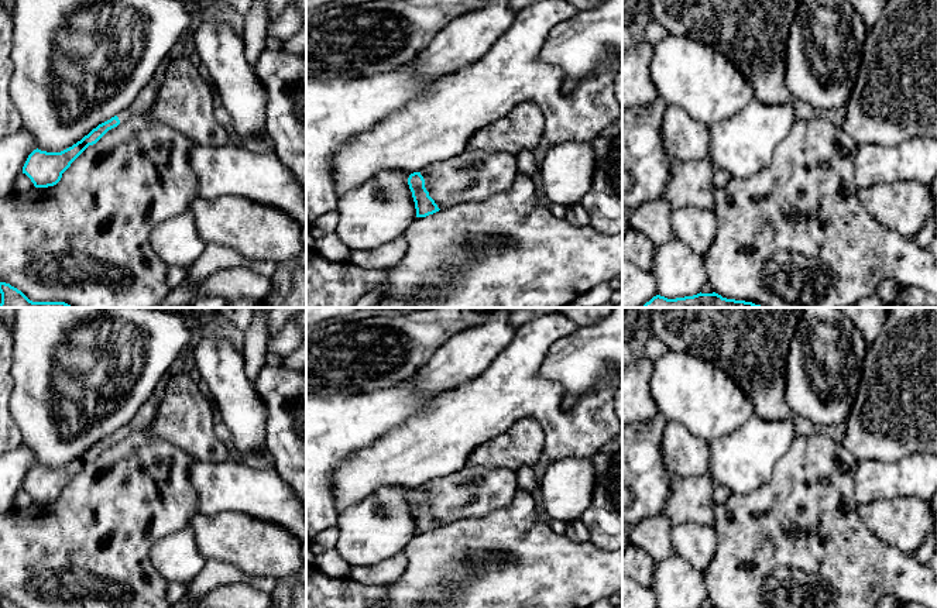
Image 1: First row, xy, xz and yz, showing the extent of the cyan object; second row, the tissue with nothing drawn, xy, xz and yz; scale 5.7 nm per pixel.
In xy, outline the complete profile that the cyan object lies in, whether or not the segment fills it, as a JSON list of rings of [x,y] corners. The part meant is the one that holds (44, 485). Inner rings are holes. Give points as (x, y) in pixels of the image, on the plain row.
[[[167,372],[162,381],[157,385],[152,396],[140,408],[137,415],[124,427],[99,440],[72,463],[61,468],[47,468],[38,464],[34,466],[23,482],[23,490],[31,495],[35,504],[56,501],[61,497],[62,490],[89,461],[96,460],[109,446],[117,443],[120,439],[124,439],[133,432],[145,430],[150,426],[169,378],[171,374]]]

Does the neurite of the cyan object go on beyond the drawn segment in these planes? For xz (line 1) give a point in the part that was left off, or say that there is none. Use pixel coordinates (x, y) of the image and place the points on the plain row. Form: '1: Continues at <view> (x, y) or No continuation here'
1: No continuation here

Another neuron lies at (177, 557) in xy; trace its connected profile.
[[[189,528],[164,536],[151,547],[151,563],[168,583],[191,584],[206,561]]]

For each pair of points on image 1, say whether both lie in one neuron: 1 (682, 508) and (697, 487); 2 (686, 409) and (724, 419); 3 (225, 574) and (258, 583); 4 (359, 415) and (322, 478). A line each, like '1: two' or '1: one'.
1: one
2: one
3: one
4: one

